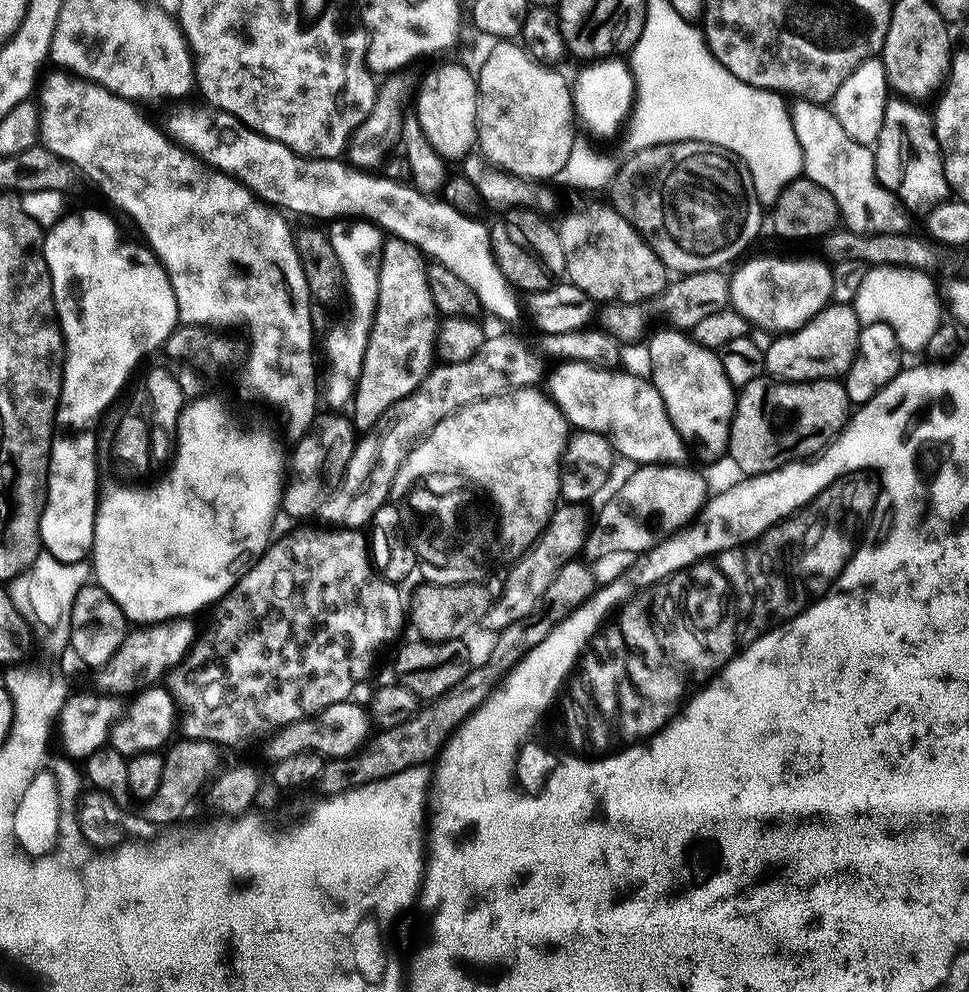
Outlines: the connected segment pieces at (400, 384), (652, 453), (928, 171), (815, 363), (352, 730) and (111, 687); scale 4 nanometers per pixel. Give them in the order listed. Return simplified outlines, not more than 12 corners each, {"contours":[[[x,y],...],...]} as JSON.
{"contours":[[[385,239],[350,405],[367,433],[438,360],[426,256]],[[561,361],[549,399],[632,464],[688,446],[647,377]],[[889,99],[876,177],[912,214],[950,196],[931,115]],[[829,303],[764,348],[780,382],[843,377],[862,325]],[[337,702],[272,734],[273,761],[299,752],[356,755],[374,725]],[[191,619],[129,631],[95,673],[124,698],[159,685],[193,650]]]}

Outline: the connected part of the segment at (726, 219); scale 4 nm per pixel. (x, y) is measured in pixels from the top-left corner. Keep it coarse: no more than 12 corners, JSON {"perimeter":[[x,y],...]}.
{"perimeter":[[701,140],[638,149],[610,203],[669,273],[735,265],[766,224]]}

